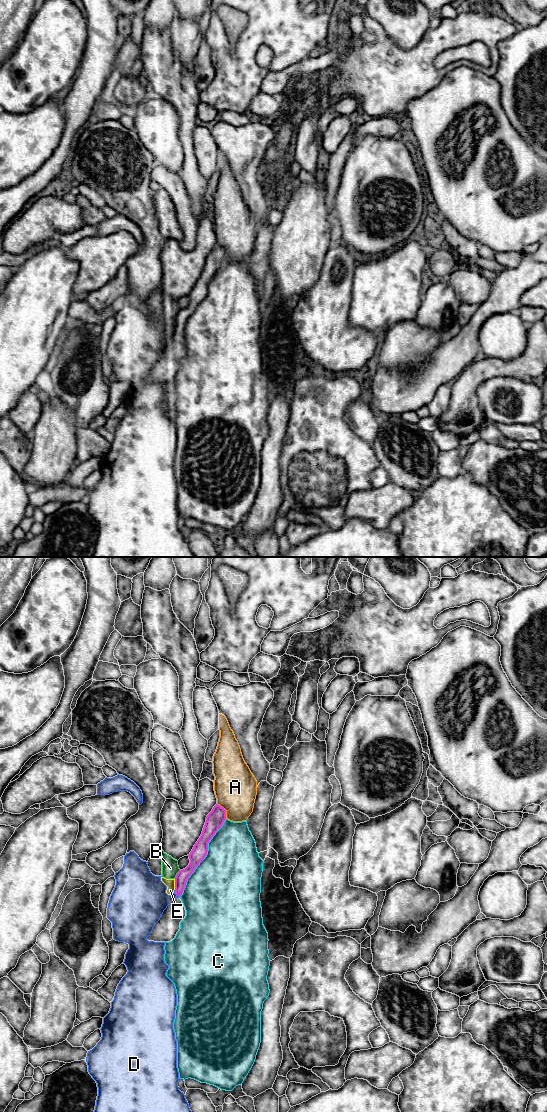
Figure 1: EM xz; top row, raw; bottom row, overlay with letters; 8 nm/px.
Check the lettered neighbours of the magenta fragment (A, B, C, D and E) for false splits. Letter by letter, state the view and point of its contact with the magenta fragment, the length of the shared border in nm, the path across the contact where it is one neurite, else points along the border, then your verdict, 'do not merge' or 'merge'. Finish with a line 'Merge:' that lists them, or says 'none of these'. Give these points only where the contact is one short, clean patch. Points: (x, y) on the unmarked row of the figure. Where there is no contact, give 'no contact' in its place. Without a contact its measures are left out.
A: contact xz (225, 250); length 150 nm; do not merge
B: contact xz (177, 314); length 90 nm; border xz (180, 310), (174, 318); do not merge
C: contact xz (204, 297); length 750 nm; do not merge
D: contact xz (176, 334); length 80 nm; border xz (174, 330), (179, 337); do not merge
E: contact xz (175, 324); length 90 nm; border xz (174, 319), (175, 329); do not merge
Merge: none of these

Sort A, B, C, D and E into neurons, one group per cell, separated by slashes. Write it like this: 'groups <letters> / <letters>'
groups A / B E / C / D

